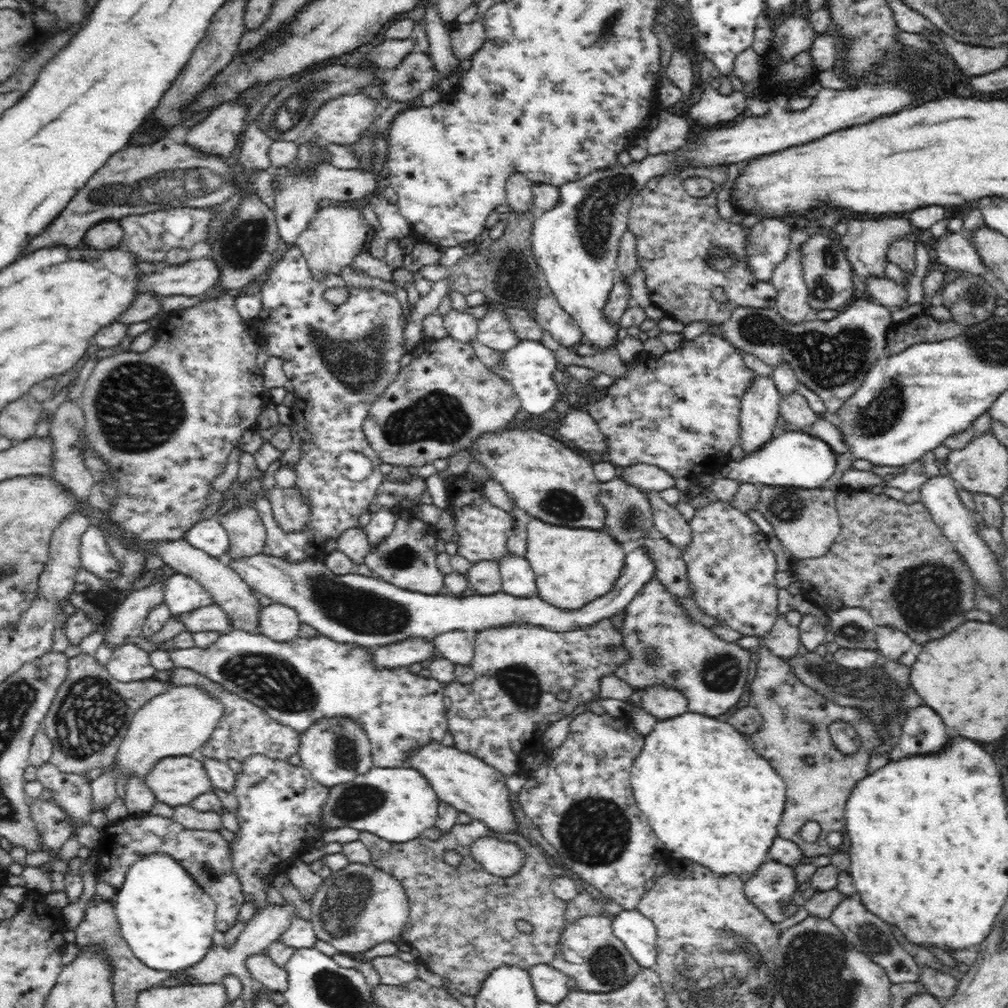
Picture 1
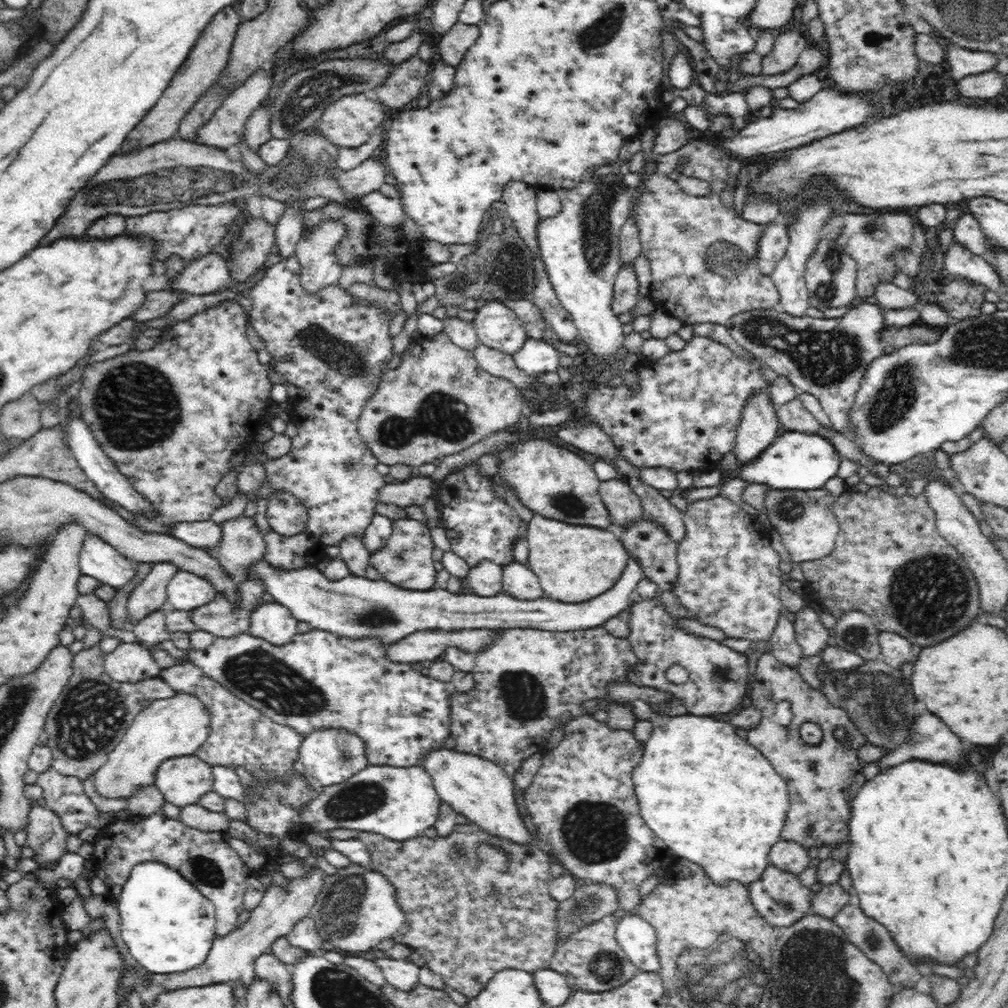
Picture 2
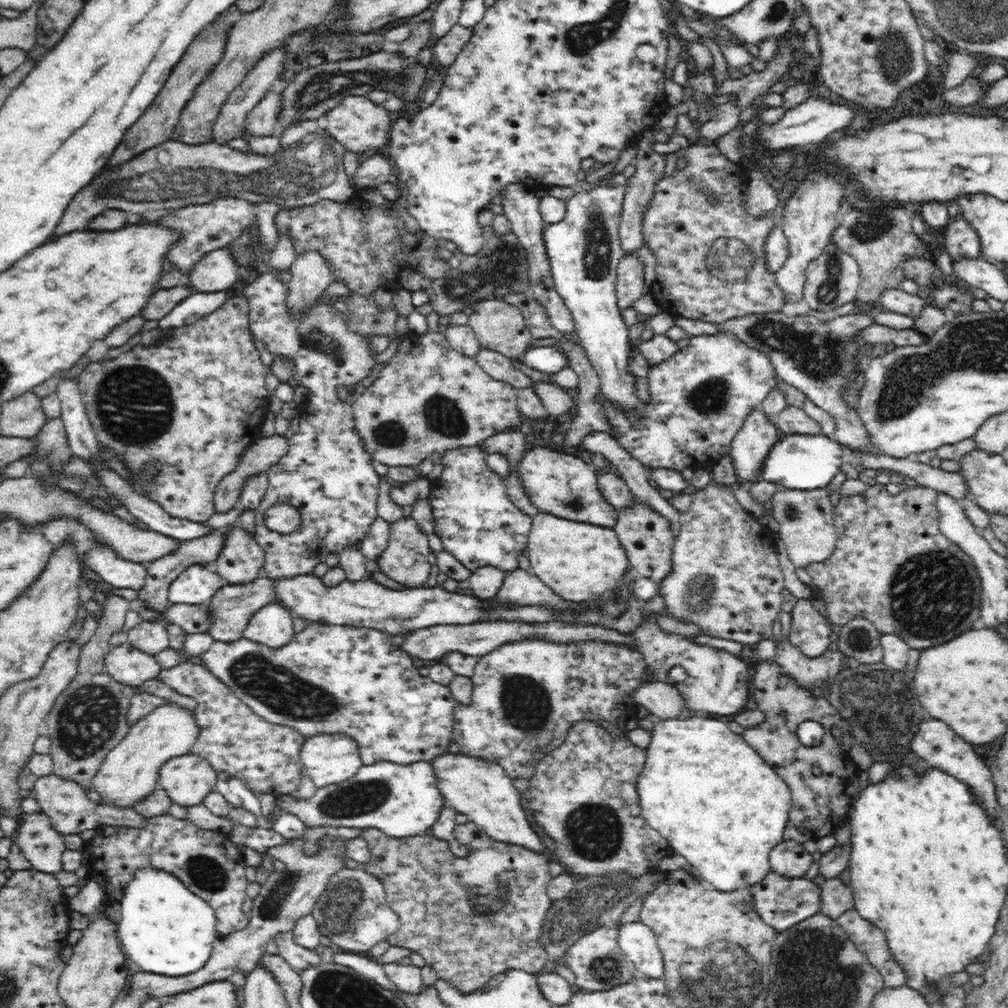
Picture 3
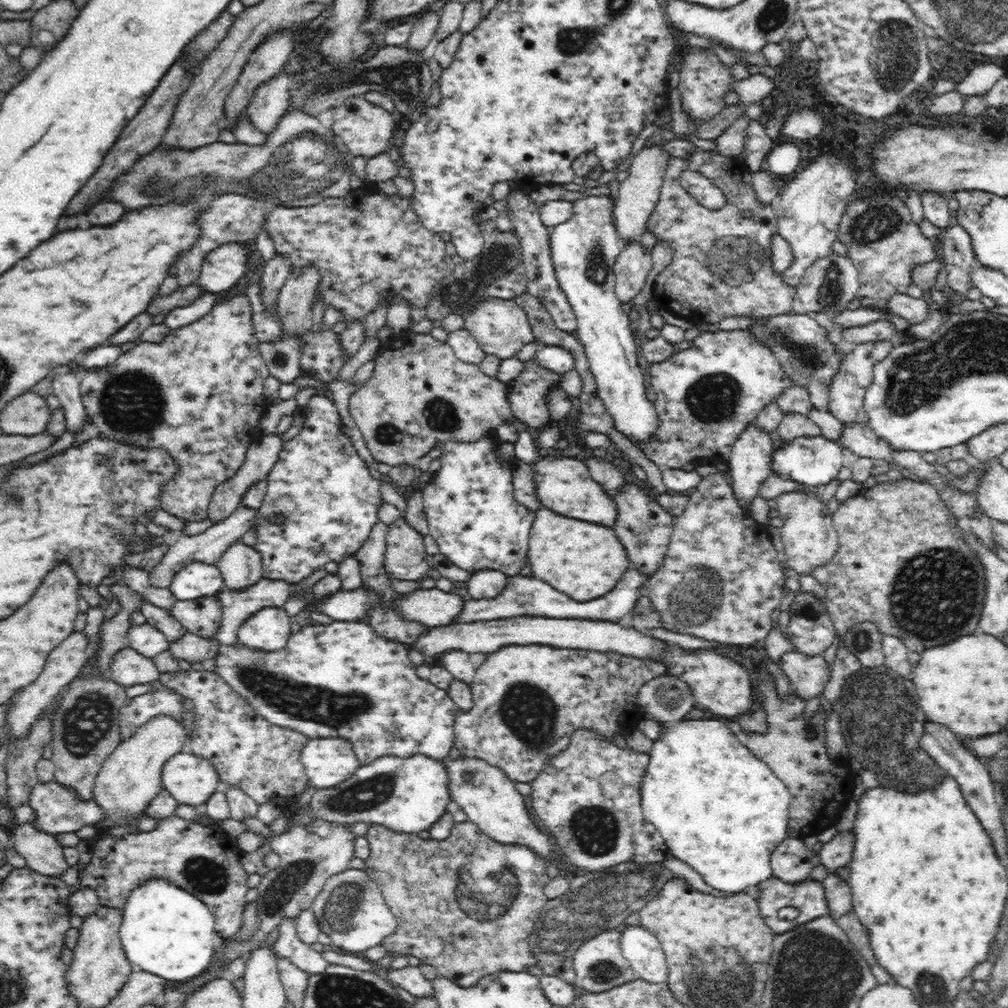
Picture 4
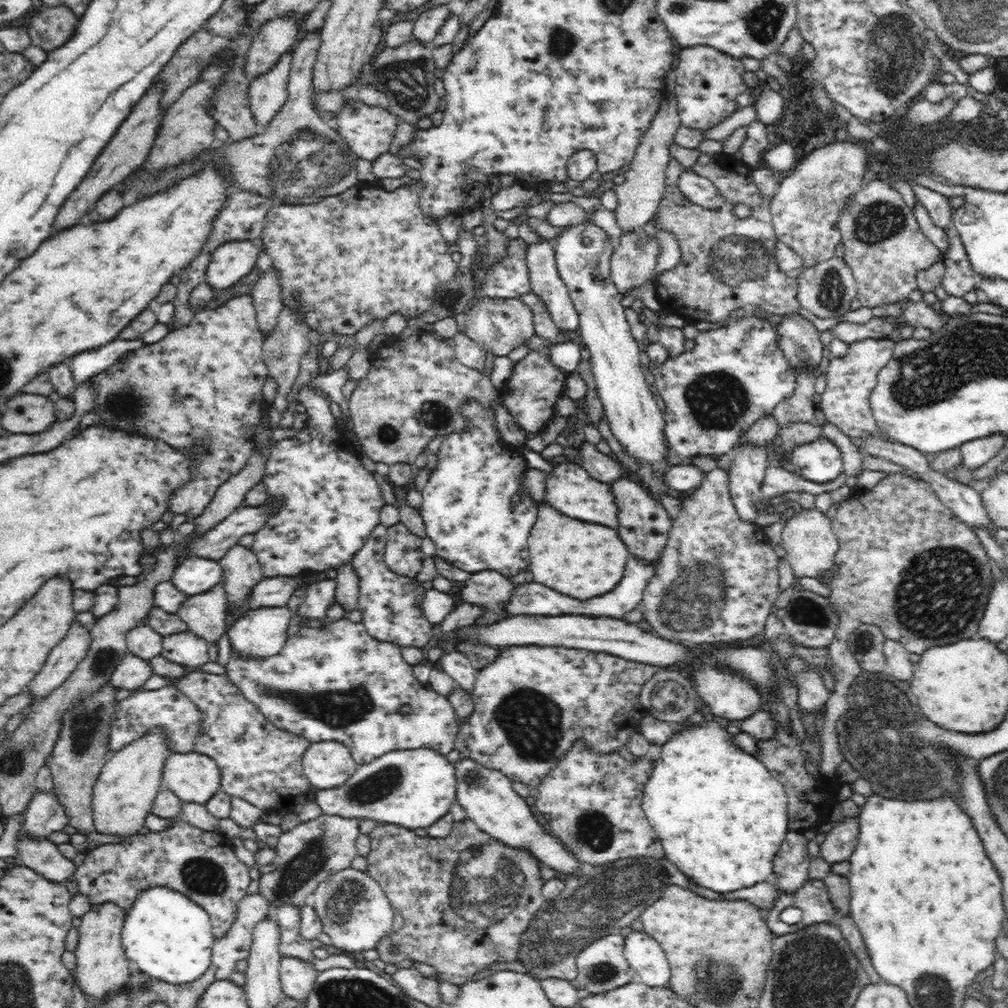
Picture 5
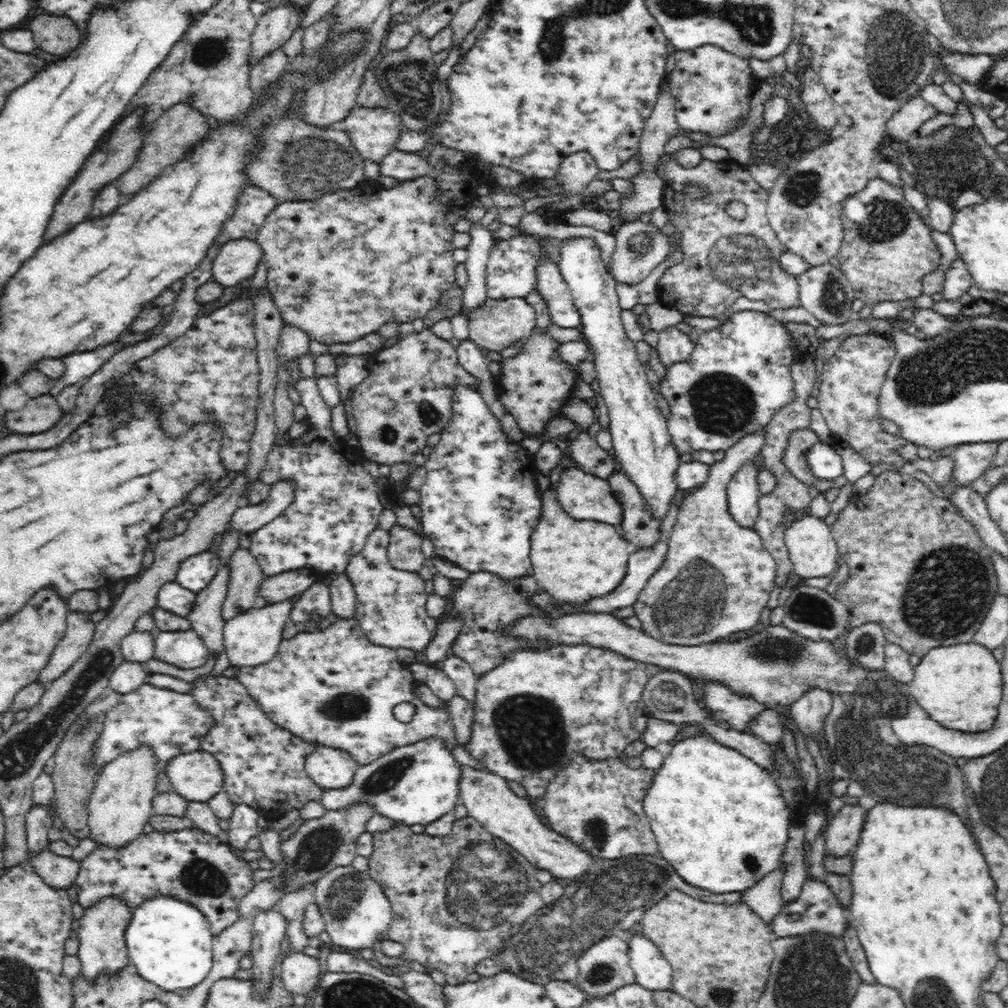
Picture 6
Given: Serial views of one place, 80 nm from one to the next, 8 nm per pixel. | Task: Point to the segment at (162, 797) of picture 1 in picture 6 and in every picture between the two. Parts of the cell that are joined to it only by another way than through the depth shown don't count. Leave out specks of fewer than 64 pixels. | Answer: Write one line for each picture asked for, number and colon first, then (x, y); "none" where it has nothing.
2: (183, 781)
3: (187, 779)
4: (191, 779)
5: (193, 777)
6: (197, 776)

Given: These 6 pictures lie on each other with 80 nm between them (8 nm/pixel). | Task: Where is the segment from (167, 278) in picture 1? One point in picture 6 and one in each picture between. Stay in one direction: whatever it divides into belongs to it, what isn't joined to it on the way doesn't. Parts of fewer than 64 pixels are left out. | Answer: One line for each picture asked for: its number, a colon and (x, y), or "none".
2: (206, 274)
3: (217, 271)
4: (222, 268)
5: (232, 260)
6: (236, 261)

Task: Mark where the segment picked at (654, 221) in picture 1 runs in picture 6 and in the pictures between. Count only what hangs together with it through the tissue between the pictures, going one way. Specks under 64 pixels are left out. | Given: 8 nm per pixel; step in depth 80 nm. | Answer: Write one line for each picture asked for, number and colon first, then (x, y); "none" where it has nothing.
2: (703, 253)
3: (711, 266)
4: (722, 269)
5: (728, 268)
6: (725, 259)

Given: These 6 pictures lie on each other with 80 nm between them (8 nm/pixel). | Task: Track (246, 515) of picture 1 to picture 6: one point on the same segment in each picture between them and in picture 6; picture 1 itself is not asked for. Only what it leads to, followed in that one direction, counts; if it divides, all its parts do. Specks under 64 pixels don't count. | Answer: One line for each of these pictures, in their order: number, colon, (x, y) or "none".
2: (242, 546)
3: (241, 561)
4: (241, 566)
5: (242, 573)
6: (246, 577)

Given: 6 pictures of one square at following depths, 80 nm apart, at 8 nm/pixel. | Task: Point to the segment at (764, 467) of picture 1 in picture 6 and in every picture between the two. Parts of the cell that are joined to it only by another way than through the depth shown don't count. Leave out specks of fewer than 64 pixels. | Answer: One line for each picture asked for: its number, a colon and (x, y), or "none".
2: (794, 461)
3: (805, 462)
4: (815, 461)
5: (820, 461)
6: (826, 464)

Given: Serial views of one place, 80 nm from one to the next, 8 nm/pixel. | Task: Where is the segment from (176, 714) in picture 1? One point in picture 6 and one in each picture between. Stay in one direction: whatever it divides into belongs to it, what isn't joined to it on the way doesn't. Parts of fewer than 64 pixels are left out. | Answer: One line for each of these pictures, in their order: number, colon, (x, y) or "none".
2: (168, 728)
3: (130, 772)
4: (130, 778)
5: (124, 792)
6: (121, 803)

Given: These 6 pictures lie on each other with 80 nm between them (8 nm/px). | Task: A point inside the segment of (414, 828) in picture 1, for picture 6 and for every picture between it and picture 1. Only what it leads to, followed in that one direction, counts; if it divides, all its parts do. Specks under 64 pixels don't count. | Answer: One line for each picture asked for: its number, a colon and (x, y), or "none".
2: (399, 802)
3: (400, 800)
4: (407, 795)
5: (414, 788)
6: (416, 784)

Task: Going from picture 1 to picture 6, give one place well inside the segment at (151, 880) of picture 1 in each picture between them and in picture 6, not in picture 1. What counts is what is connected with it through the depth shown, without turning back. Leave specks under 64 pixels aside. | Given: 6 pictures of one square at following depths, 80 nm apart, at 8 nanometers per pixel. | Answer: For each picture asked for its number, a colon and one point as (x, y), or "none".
2: (169, 926)
3: (165, 929)
4: (166, 931)
5: (167, 936)
6: (169, 941)

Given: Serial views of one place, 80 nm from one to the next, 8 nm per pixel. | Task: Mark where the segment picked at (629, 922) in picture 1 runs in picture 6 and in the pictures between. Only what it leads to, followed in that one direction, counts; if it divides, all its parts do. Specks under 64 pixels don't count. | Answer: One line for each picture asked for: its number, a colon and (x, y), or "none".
2: (634, 934)
3: (637, 941)
4: (639, 946)
5: (643, 953)
6: (652, 972)

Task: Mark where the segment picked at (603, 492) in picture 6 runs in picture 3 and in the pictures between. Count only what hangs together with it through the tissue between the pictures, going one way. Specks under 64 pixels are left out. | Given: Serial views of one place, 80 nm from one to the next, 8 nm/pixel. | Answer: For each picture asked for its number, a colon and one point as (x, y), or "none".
3: (557, 483)
4: (565, 485)
5: (570, 488)

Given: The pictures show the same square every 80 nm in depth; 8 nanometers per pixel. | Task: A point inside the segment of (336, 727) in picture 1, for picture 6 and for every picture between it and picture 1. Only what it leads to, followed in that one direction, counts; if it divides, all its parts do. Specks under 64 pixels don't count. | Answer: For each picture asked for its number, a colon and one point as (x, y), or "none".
2: (330, 756)
3: (328, 759)
4: (327, 761)
5: (328, 764)
6: (328, 767)

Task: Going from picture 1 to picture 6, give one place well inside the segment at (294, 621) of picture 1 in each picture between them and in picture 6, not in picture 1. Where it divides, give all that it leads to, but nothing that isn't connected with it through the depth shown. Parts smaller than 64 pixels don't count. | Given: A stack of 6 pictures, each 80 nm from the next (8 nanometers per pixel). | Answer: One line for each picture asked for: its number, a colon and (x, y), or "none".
2: (272, 622)
3: (271, 626)
4: (269, 629)
5: (259, 634)
6: (252, 638)

